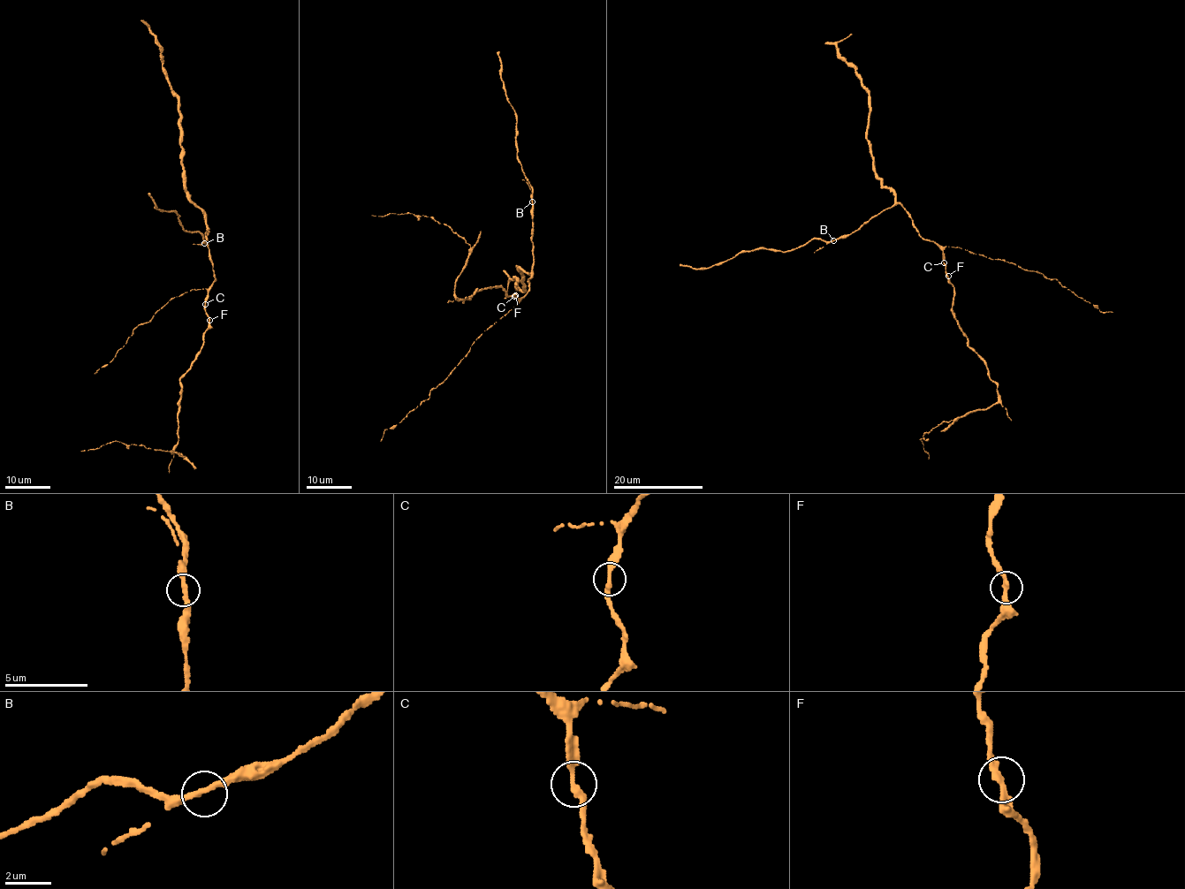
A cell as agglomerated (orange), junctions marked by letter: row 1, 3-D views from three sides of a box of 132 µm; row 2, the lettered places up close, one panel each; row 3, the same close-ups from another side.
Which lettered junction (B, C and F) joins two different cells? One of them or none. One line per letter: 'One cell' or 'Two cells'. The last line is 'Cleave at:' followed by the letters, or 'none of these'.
B: One cell
C: One cell
F: One cell
Cleave at: none of these

